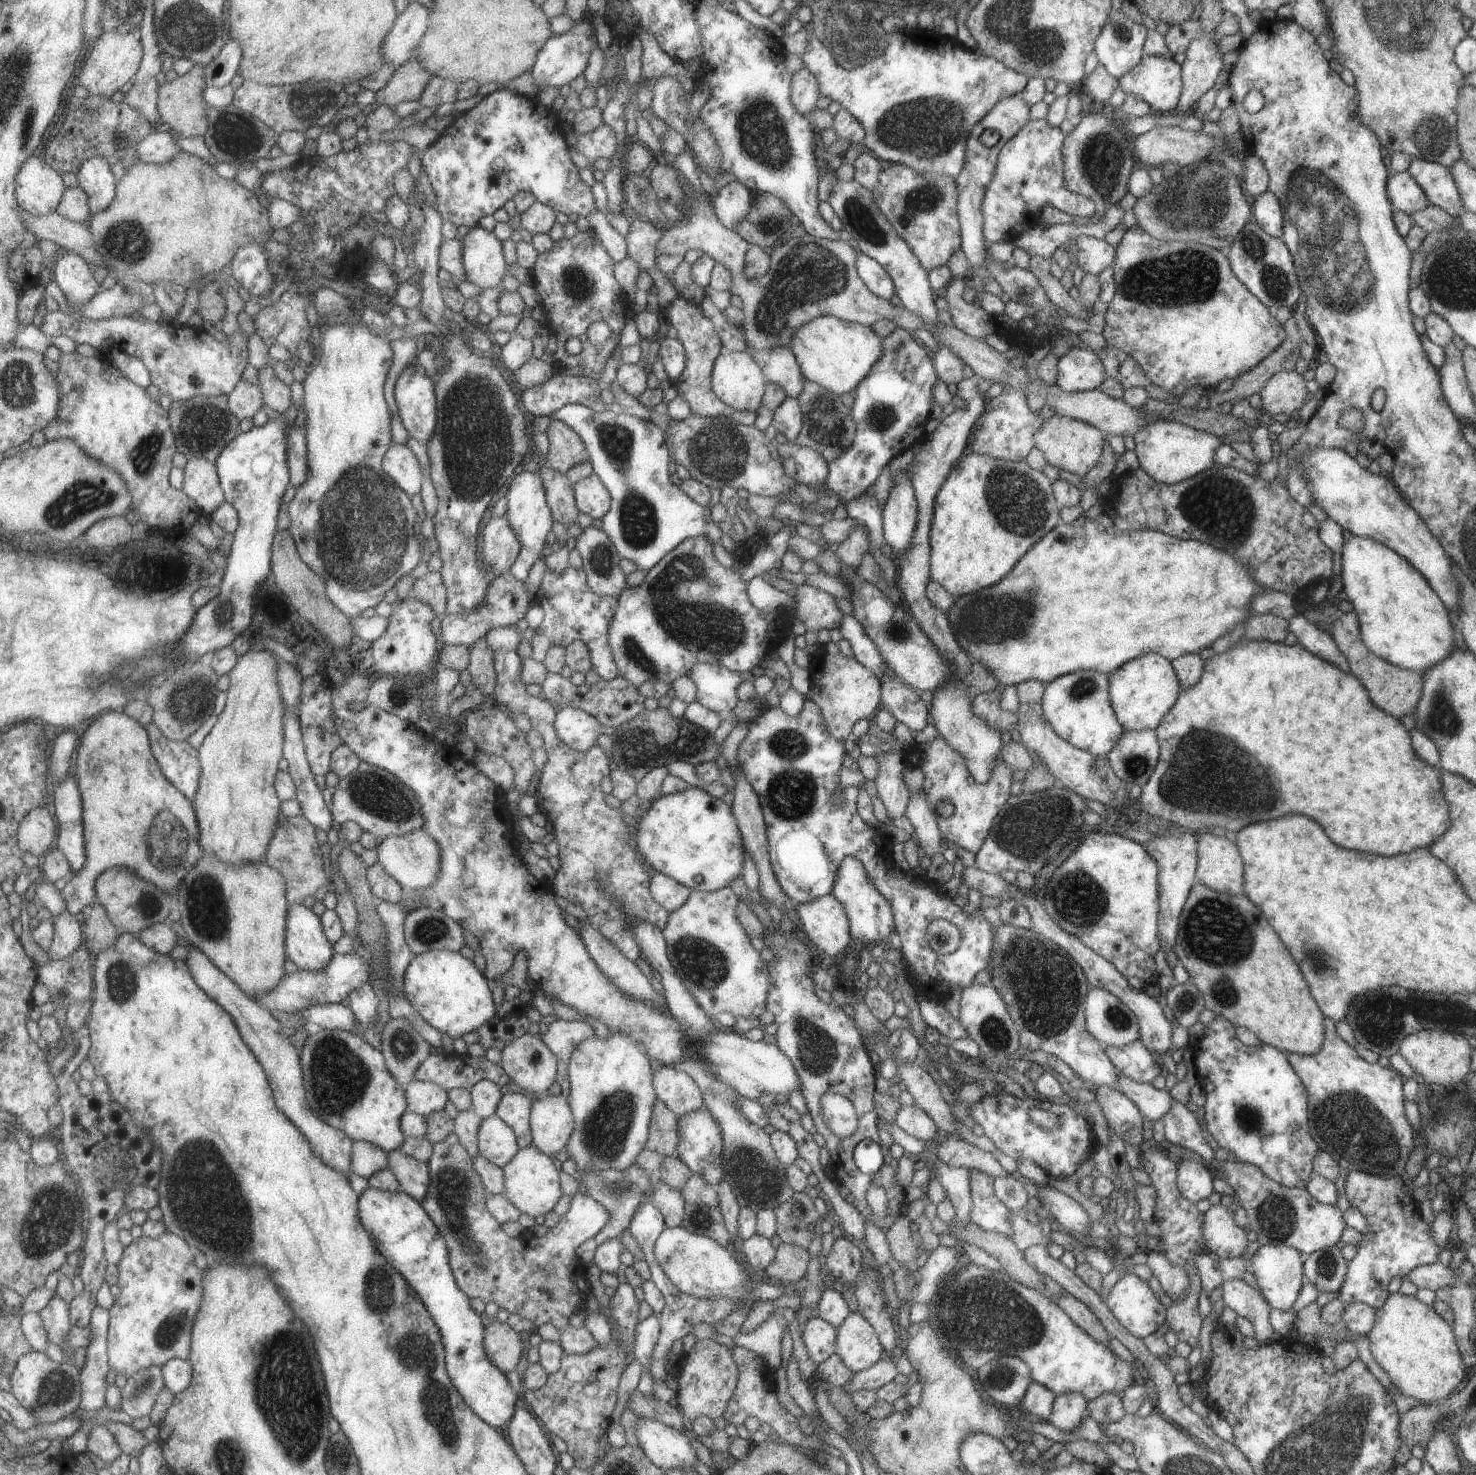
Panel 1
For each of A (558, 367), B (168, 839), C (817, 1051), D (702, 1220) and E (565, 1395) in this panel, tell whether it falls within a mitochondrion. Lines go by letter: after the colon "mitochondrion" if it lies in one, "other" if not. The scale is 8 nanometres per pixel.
A: other
B: mitochondrion
C: mitochondrion
D: mitochondrion
E: mitochondrion

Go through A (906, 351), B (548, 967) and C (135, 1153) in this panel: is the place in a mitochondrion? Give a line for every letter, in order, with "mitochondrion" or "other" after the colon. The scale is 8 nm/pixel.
A: other
B: other
C: mitochondrion

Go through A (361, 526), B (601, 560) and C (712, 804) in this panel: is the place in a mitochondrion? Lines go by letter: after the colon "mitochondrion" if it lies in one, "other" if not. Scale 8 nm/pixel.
A: mitochondrion
B: mitochondrion
C: other

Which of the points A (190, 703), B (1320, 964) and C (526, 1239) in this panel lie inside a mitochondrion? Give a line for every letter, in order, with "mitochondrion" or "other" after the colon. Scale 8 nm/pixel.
A: mitochondrion
B: mitochondrion
C: other

